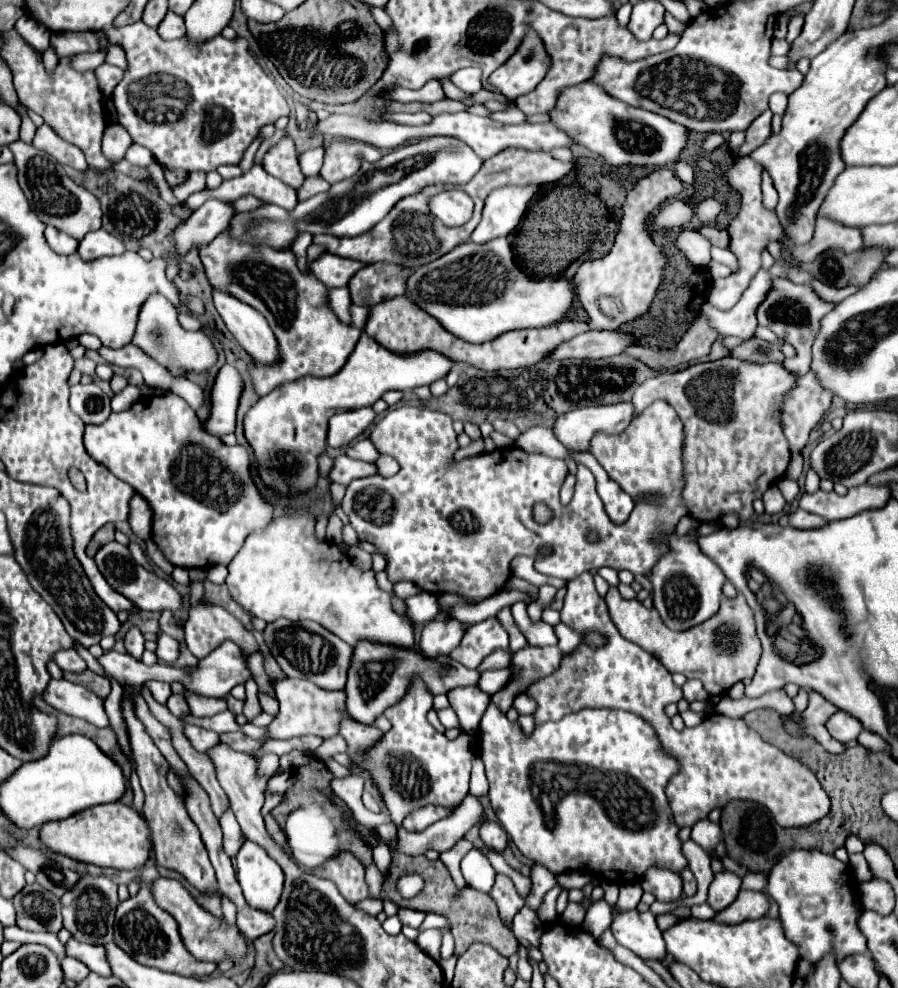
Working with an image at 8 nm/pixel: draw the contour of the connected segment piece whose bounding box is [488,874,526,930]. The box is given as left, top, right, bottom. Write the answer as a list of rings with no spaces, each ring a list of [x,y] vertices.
[[[496,874],[496,882],[488,894],[496,902],[502,922],[506,924],[506,928],[512,930],[512,920],[516,912],[520,912],[520,908],[526,904],[526,900],[516,892],[512,880],[504,874]]]

